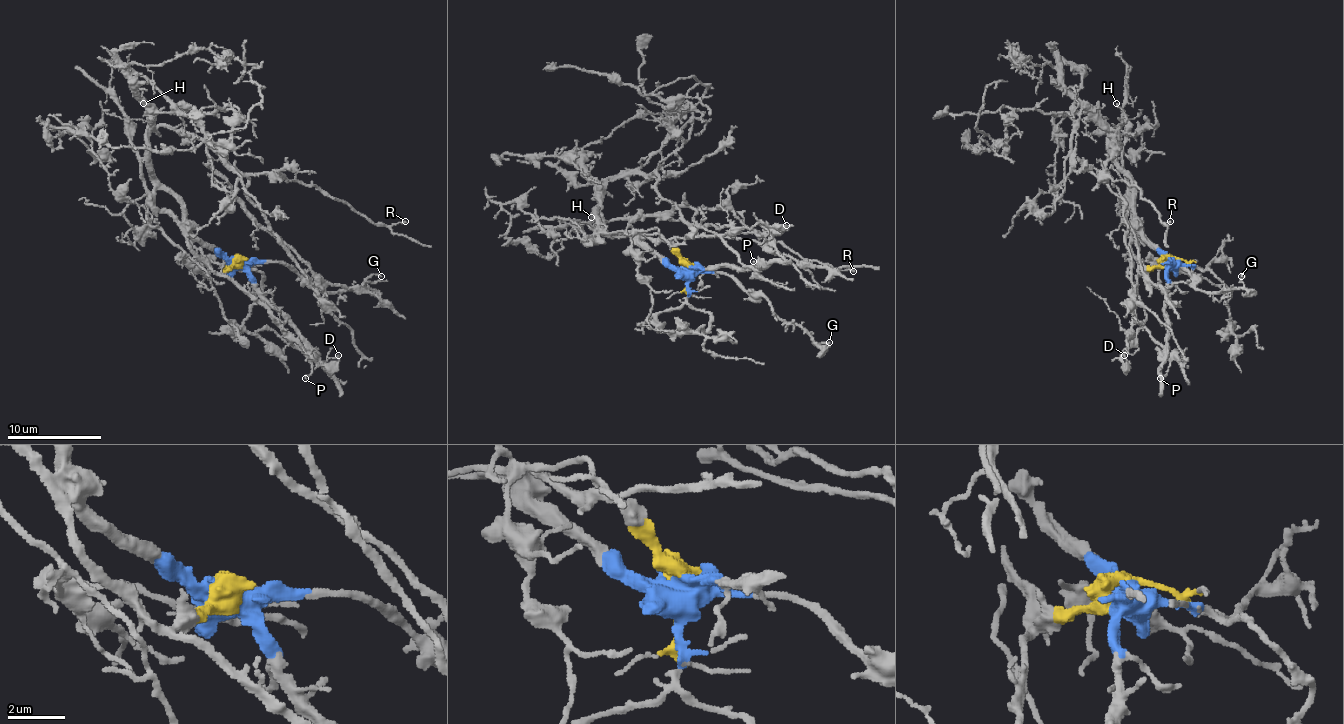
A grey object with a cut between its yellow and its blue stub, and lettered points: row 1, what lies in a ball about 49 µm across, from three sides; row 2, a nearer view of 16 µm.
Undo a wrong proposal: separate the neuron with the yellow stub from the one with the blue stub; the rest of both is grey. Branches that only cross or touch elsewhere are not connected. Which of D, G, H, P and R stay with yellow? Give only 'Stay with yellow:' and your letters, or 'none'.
Stay with yellow: D, P

